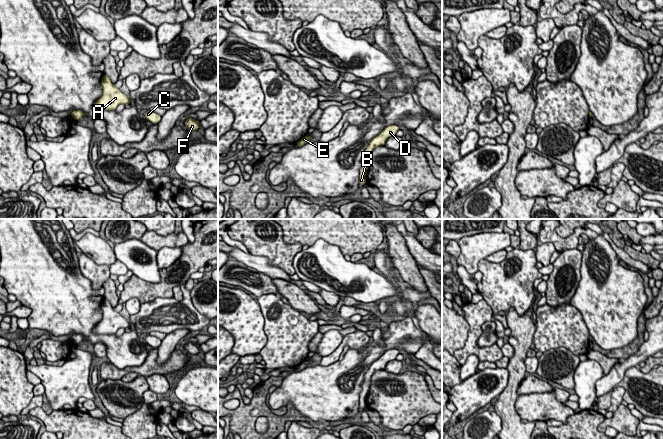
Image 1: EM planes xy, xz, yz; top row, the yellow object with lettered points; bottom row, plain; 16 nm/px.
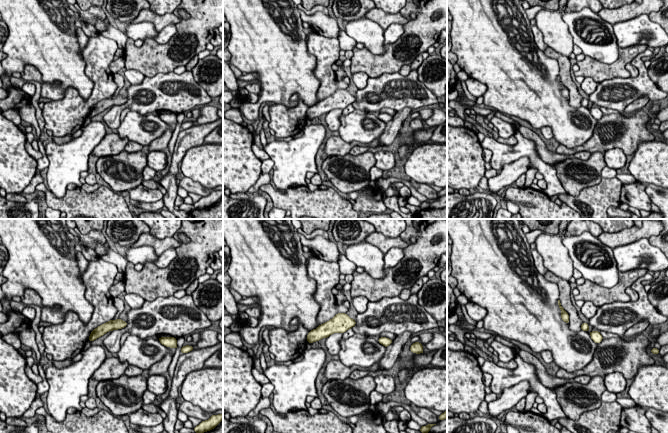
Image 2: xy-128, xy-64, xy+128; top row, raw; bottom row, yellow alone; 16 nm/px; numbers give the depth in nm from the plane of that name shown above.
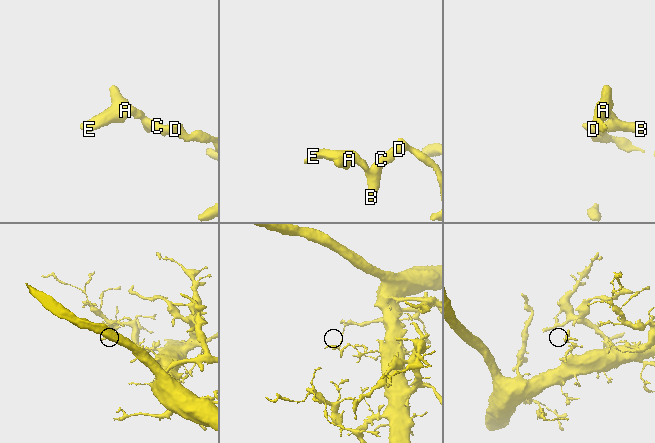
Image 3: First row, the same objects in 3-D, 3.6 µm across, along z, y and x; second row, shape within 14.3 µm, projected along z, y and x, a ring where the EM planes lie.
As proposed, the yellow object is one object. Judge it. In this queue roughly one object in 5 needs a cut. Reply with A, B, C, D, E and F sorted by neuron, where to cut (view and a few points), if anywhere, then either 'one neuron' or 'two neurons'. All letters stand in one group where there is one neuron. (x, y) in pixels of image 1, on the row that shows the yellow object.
groups A B C D E F; cut none; one neuron

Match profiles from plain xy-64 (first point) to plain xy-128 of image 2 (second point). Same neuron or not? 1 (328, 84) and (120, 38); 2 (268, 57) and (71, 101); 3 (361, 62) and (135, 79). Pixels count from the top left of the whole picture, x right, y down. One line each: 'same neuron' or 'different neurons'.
1: different neurons
2: different neurons
3: different neurons

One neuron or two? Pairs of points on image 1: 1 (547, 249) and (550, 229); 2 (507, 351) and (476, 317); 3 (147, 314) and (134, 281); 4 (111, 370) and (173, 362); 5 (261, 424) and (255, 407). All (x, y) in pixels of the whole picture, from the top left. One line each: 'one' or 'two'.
1: two
2: two
3: two
4: one
5: two

